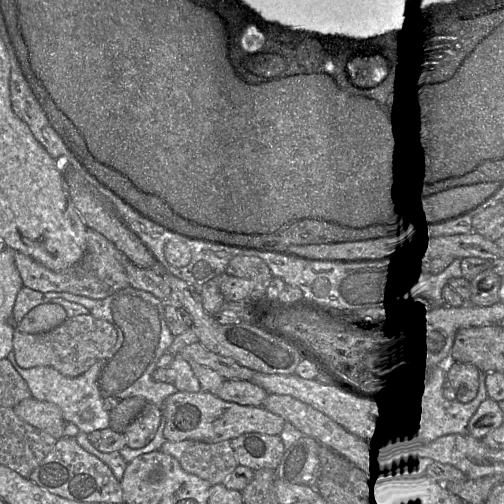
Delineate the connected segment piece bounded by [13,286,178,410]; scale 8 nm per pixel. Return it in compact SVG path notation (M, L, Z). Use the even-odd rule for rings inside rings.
M23 286L17 295L13 308L13 319L16 327L31 309L52 302L57 298L84 306L92 316L106 320L117 331L117 342L104 359L104 366L97 380L101 397L103 399L113 397L118 400L140 397L162 410L165 400L178 391L173 384L157 382L152 378L158 360L168 352L174 339L165 320L164 307L166 303L146 291L131 286L104 299L91 299L69 292L42 293Z

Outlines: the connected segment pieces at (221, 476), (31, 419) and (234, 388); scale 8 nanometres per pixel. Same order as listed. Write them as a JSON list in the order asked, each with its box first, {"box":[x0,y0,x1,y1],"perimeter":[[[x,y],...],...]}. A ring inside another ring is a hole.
[{"box":[160,441,238,486],"perimeter":[[[166,441],[160,451],[174,457],[183,470],[208,481],[212,486],[223,484],[238,465],[230,441]]]},{"box":[13,397,67,439],"perimeter":[[[29,397],[19,402],[13,409],[20,419],[45,431],[55,439],[64,437],[67,422],[57,405]]]},{"box":[215,379,268,407],"perimeter":[[[225,379],[215,395],[224,401],[262,407],[268,393],[251,381]]]}]

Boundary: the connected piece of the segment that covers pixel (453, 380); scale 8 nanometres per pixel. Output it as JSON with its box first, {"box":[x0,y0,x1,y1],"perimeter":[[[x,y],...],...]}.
{"box":[448,362,479,402],"perimeter":[[[452,362],[448,368],[448,382],[456,392],[456,400],[471,402],[478,393],[479,369],[472,364]]]}

